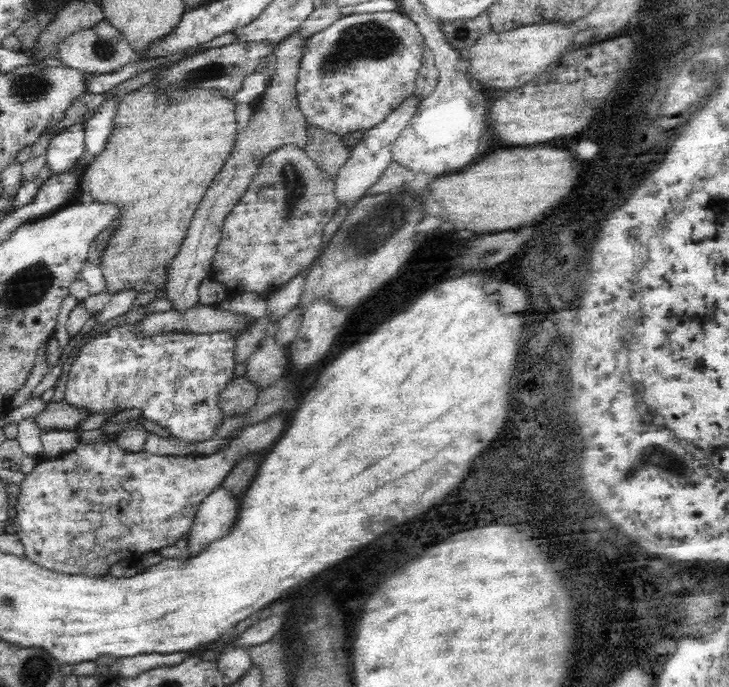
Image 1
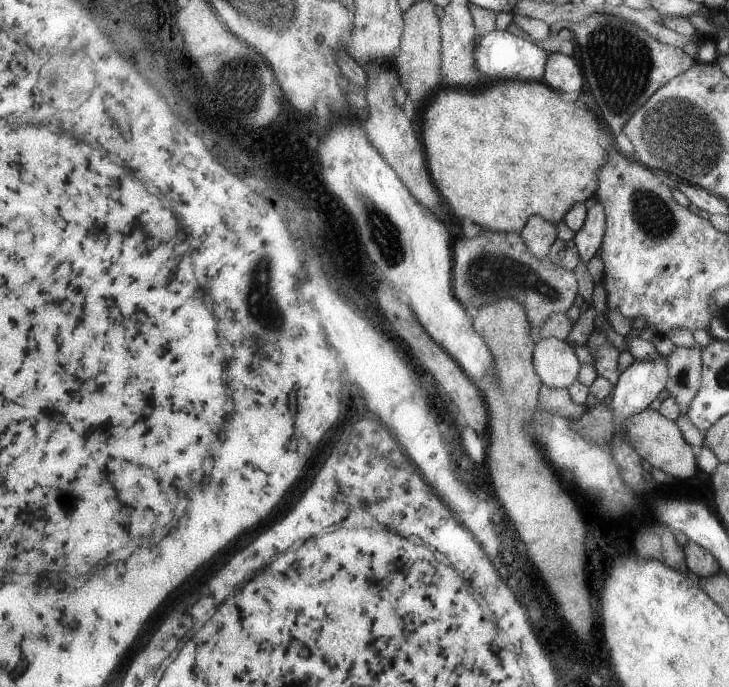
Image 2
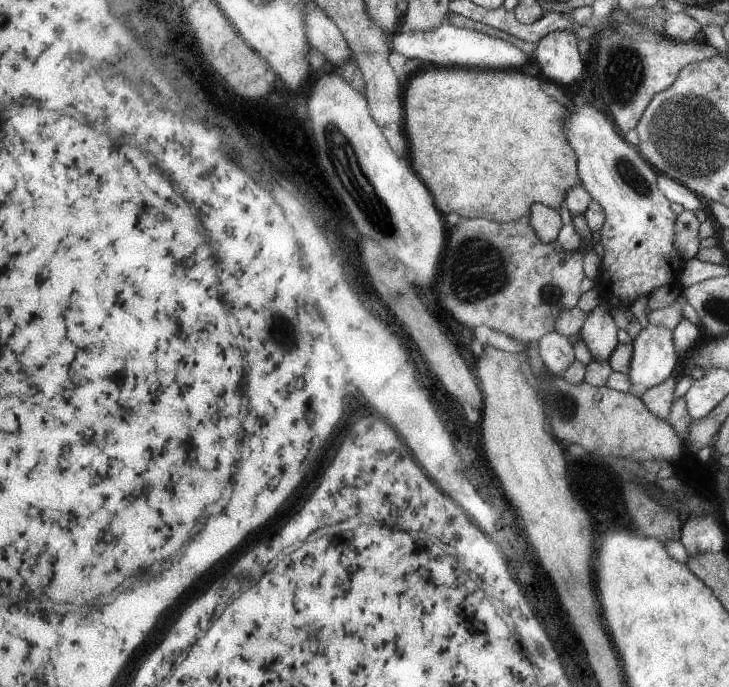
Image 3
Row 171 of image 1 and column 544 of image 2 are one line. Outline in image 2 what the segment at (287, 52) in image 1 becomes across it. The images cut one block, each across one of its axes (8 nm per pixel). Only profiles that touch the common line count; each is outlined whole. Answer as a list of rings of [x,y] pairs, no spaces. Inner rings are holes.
[[[536,214],[524,225],[520,231],[520,236],[522,236],[524,244],[528,246],[532,256],[542,258],[548,256],[550,247],[558,239],[557,226]]]

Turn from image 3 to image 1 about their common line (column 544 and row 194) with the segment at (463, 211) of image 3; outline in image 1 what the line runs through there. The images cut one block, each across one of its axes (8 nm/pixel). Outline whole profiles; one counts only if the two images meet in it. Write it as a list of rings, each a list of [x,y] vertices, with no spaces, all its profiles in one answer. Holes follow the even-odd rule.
[[[146,84],[121,98],[110,140],[103,152],[88,164],[79,184],[84,192],[92,192],[94,201],[112,203],[118,208],[118,230],[100,258],[106,292],[116,294],[122,288],[146,290],[146,284],[156,284],[162,290],[168,283],[166,262],[171,264],[178,254],[200,200],[234,149],[238,137],[235,108],[234,102],[214,89],[159,96],[154,84]]]

